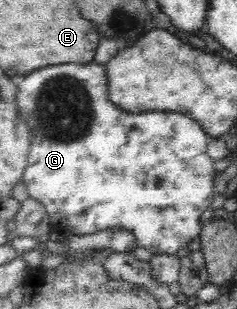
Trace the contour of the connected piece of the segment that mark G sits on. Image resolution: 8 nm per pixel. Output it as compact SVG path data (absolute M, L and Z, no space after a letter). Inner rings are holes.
M90 62L90 64L86 64L86 66L80 66L80 64L62 64L62 66L46 66L46 68L42 68L42 70L34 70L34 72L30 72L22 82L20 82L20 86L18 86L18 98L16 98L18 102L18 110L20 118L22 118L22 122L30 129L30 150L28 151L28 162L27 166L23 172L22 184L26 188L29 194L29 198L38 202L40 206L46 211L46 216L51 218L51 224L55 227L59 224L60 228L64 228L71 232L72 235L75 236L88 236L88 234L94 234L95 232L108 230L111 228L122 228L124 230L130 231L134 237L136 237L137 246L144 248L152 248L152 246L158 246L158 244L154 244L154 234L162 234L162 254L174 255L176 252L186 247L193 239L198 238L199 234L202 230L202 214L211 207L212 200L214 199L216 192L214 190L214 178L217 175L214 170L214 163L210 160L210 157L207 153L208 141L211 139L206 131L202 129L202 127L189 116L185 114L178 114L174 111L144 111L142 114L132 114L132 112L126 112L126 110L122 110L122 108L118 107L116 103L110 100L108 94L108 79L106 76L106 69L104 65L96 64L96 62Z

